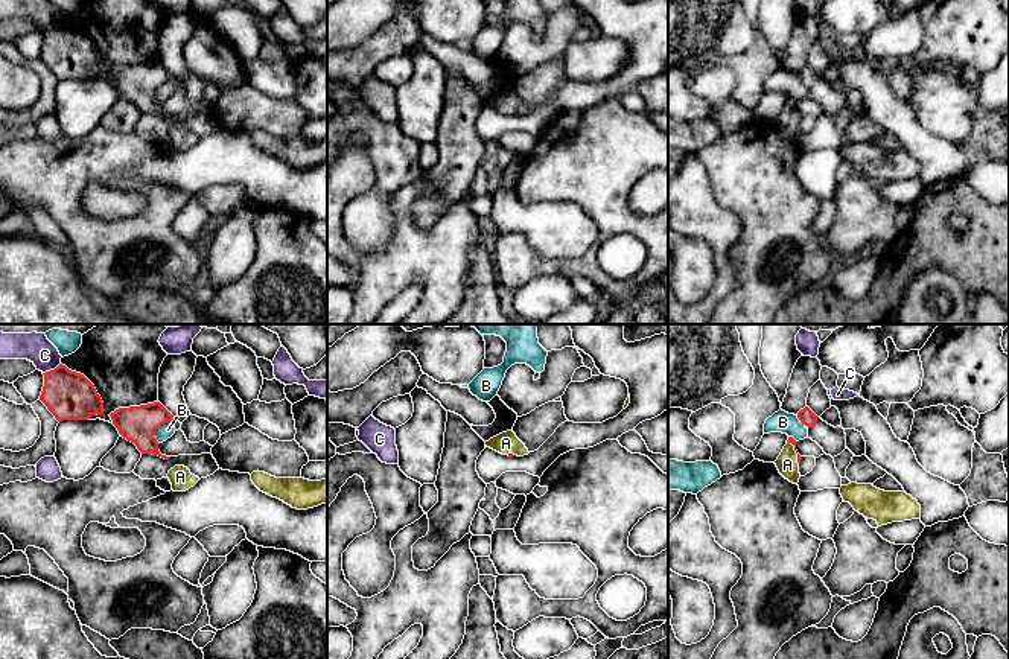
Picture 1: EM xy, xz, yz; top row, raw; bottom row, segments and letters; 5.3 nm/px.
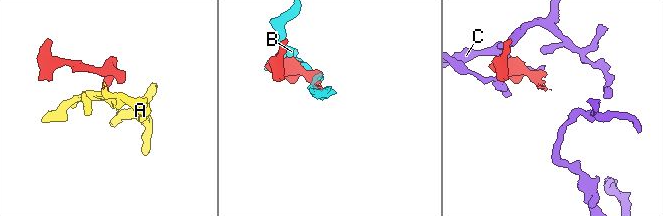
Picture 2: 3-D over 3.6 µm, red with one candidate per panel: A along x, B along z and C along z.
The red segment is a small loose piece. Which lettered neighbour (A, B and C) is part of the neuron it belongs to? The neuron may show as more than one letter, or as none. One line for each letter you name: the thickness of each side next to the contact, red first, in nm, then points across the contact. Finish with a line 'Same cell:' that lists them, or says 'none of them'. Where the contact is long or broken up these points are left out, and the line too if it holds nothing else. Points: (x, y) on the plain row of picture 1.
A: 40 nm thick on the red side, 120 nm on the other; runs through yz (792, 99), (796, 111), (787, 124)
Same cell: A

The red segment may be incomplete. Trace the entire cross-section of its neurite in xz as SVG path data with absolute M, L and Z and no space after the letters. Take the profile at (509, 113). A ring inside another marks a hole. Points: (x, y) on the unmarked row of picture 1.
M513 90L502 91L490 97L485 100L485 105L508 116L524 116L530 113L525 103L516 96Z

